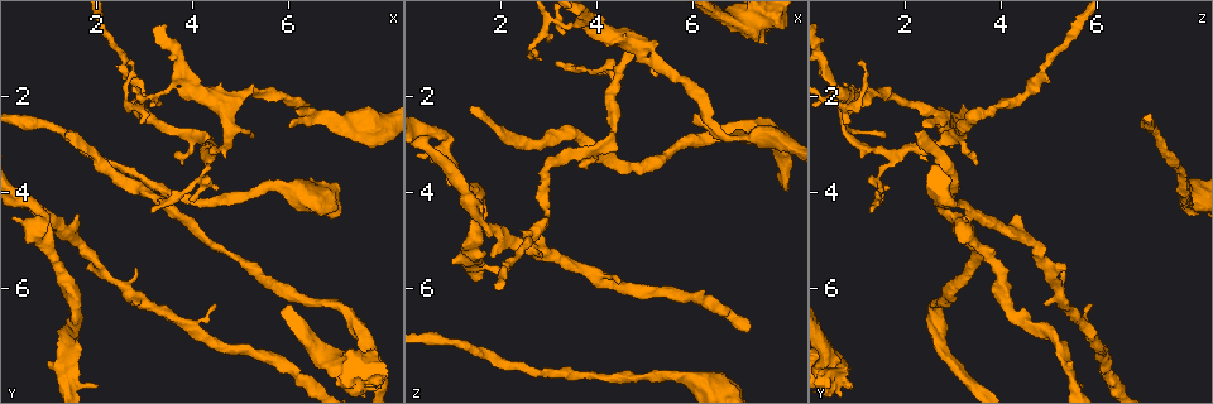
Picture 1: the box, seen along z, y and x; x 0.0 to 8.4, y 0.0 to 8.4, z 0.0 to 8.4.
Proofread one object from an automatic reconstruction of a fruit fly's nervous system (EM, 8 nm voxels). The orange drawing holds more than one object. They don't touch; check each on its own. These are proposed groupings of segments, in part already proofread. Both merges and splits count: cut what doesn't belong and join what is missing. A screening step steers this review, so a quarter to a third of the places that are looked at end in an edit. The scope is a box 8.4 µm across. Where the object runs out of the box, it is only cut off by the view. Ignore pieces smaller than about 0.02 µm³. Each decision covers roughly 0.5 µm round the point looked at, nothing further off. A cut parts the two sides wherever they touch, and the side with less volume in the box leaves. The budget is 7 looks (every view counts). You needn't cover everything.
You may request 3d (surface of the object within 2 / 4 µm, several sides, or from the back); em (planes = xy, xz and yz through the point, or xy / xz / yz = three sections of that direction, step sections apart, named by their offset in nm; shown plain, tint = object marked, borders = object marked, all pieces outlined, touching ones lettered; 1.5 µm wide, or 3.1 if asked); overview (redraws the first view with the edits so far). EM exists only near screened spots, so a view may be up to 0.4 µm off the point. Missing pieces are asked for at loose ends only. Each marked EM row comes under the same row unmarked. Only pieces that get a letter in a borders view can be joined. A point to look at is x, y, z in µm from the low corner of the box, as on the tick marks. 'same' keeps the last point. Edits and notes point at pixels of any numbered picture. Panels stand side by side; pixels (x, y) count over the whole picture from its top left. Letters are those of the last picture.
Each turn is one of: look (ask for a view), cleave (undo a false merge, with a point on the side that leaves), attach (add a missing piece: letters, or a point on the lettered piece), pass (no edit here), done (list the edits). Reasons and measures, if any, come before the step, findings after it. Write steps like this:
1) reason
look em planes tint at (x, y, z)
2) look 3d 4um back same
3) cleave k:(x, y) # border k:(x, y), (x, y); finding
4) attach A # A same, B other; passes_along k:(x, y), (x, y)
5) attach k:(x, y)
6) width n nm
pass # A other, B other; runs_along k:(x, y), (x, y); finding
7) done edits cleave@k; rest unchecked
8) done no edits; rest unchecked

three-way junction
look em xz step 4 tint at (0.75, 4.65, 3.25)

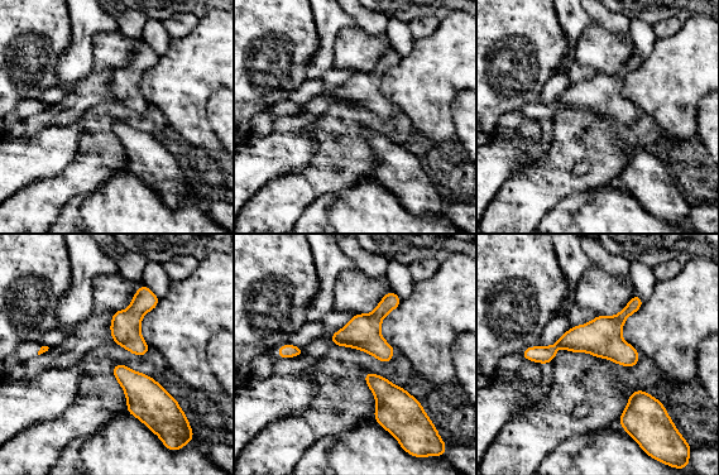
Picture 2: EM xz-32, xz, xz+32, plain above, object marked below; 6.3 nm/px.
another direction
look em planes borders same

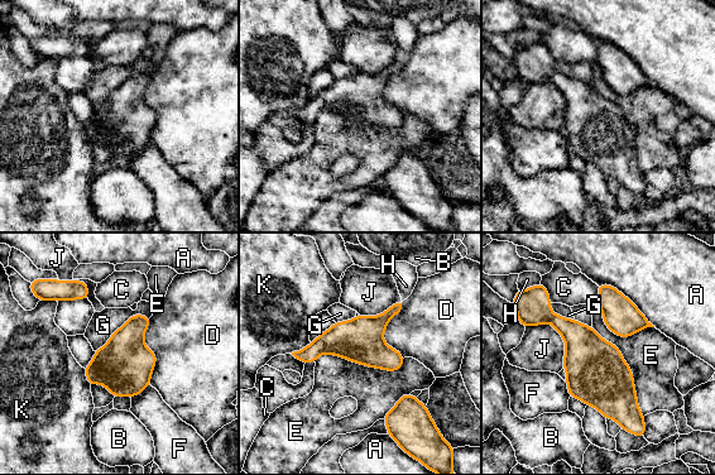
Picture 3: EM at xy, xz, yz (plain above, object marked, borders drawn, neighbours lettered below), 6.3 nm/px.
width 280 nm
pass # A other, B other, C other, D other, E other, F other, G other, H other, J other, K other; border 3:(404, 358), (313, 361); all the same cell

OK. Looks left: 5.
look em planes borders at (6.00, 2.70, 2.50)

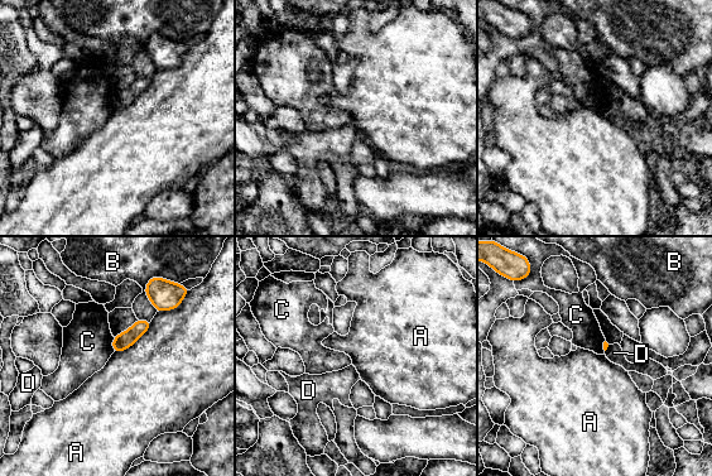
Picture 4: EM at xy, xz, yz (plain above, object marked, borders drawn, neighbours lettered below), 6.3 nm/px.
pass # A other, B other, C other, D other; border 4:(152, 321), (130, 346), (114, 352); no lettered piece goes on from it

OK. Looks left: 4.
arms part here
look 3d 2um at (4.40, 3.15, 1.75)

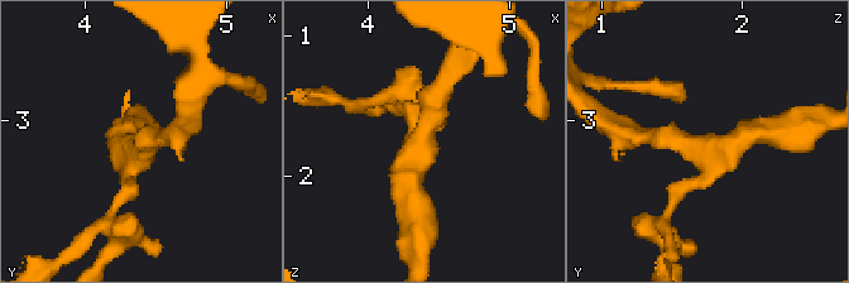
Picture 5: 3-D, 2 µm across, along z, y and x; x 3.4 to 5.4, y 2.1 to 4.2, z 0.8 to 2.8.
arms 3; arm_widths 180, 180, 240 nm
look em planes tint at (4.38, 3.18, 1.72)

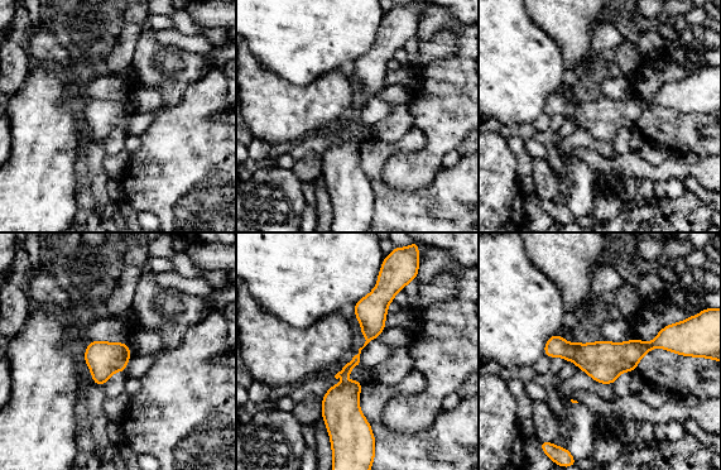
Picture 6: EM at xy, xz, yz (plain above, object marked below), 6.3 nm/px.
look em planes borders same

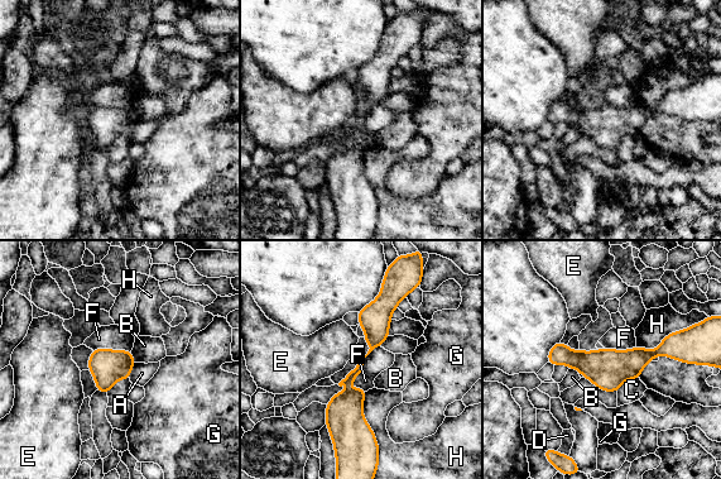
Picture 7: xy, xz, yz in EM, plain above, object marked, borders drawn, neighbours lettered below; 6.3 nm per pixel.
pass # A other, B other, C other, D other, E other, F other, G other, H other; all the same cell

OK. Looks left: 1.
done no edits; rest unchecked

